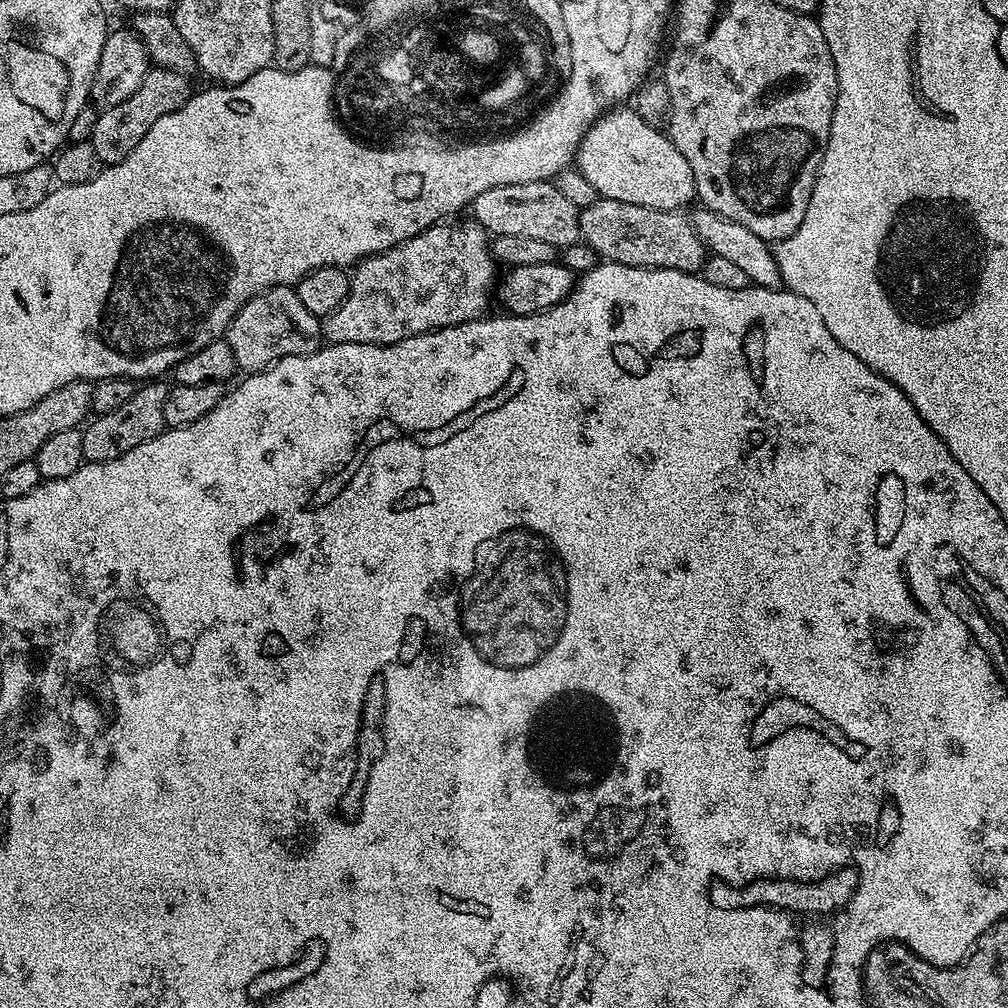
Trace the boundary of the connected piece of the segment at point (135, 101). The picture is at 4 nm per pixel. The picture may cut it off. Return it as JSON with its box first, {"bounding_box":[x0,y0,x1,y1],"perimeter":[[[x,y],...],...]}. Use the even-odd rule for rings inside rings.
{"bounding_box":[91,67,194,166],"perimeter":[[[149,67],[146,78],[142,78],[142,86],[126,98],[126,102],[118,102],[118,106],[103,109],[94,122],[91,137],[94,154],[98,154],[101,165],[107,166],[122,162],[146,138],[146,130],[158,122],[158,118],[166,118],[166,114],[174,114],[191,96],[194,88],[188,85],[189,77],[183,72],[166,70],[165,68]]]}

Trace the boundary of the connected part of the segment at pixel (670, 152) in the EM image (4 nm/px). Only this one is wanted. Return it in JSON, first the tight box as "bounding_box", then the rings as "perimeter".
{"bounding_box":[575,106,697,212],"perimeter":[[[616,106],[589,129],[576,152],[575,167],[595,188],[597,197],[634,202],[663,212],[680,212],[697,199],[690,162],[682,158],[657,125],[648,124],[631,107]]]}

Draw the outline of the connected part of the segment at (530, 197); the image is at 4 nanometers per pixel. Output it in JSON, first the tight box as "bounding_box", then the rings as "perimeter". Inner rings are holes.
{"bounding_box":[470,180,581,250],"perimeter":[[[547,180],[494,186],[494,190],[486,190],[472,200],[470,216],[477,224],[487,228],[492,236],[514,234],[539,238],[542,242],[555,244],[560,250],[581,239],[580,209],[557,190],[555,183]]]}

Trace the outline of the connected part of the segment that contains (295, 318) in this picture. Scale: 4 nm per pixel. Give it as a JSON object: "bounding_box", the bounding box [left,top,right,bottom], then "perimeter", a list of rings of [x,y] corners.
{"bounding_box":[226,284,322,374],"perimeter":[[[279,284],[277,288],[267,288],[264,292],[259,292],[230,322],[226,339],[230,346],[230,351],[234,353],[234,362],[241,373],[251,374],[263,372],[265,368],[276,364],[287,356],[305,356],[316,351],[322,344],[322,320],[321,317],[310,314],[306,306],[298,299],[295,287]]]}

